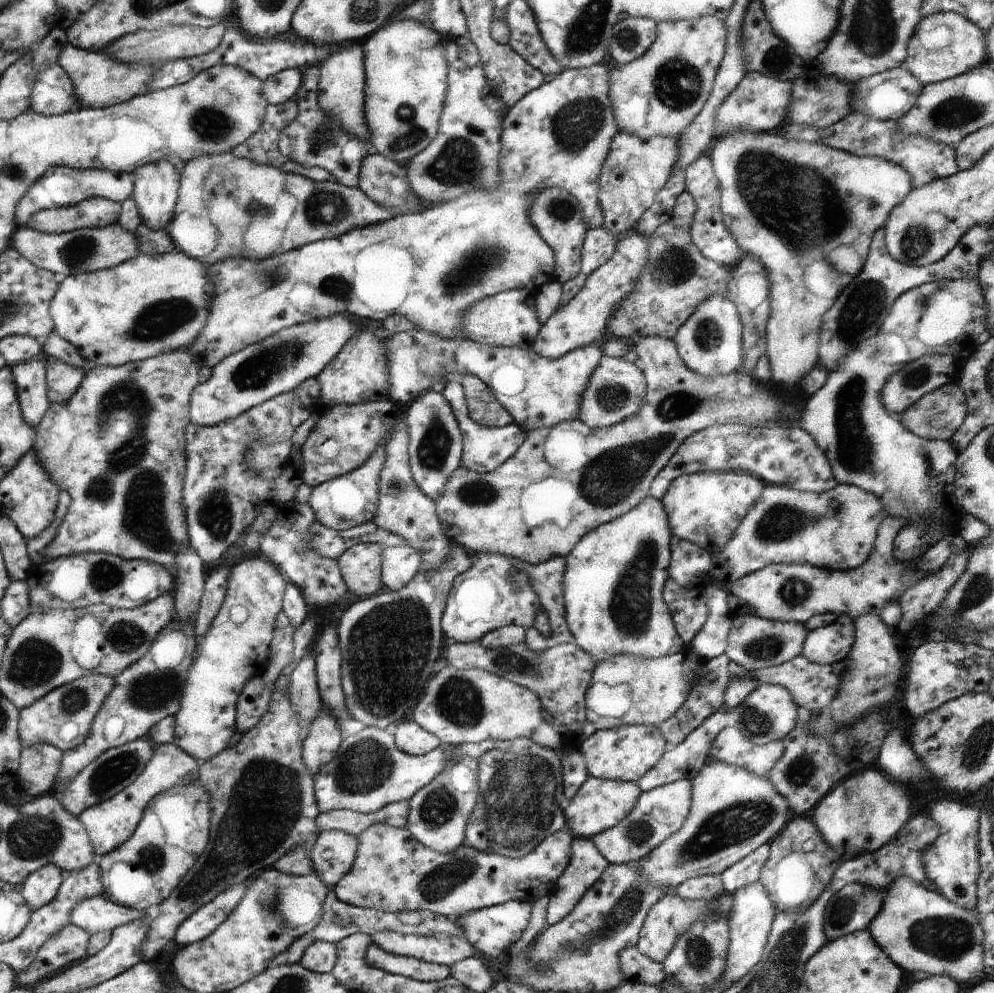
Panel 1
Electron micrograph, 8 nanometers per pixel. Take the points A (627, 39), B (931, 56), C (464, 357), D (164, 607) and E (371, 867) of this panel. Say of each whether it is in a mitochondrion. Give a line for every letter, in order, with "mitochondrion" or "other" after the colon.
A: mitochondrion
B: other
C: other
D: other
E: other

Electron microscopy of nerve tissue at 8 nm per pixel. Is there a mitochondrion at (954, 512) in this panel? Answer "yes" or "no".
no

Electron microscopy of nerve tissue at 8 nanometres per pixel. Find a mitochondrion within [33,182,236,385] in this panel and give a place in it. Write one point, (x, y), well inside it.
(163, 318)

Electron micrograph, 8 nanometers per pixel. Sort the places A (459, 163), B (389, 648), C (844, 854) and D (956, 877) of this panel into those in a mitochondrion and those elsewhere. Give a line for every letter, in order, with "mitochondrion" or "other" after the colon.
A: mitochondrion
B: mitochondrion
C: other
D: other

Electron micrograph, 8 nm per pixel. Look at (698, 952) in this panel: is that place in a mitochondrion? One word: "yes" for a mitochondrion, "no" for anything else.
yes

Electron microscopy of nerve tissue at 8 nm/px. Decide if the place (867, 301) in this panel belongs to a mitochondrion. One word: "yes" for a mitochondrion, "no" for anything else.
yes

